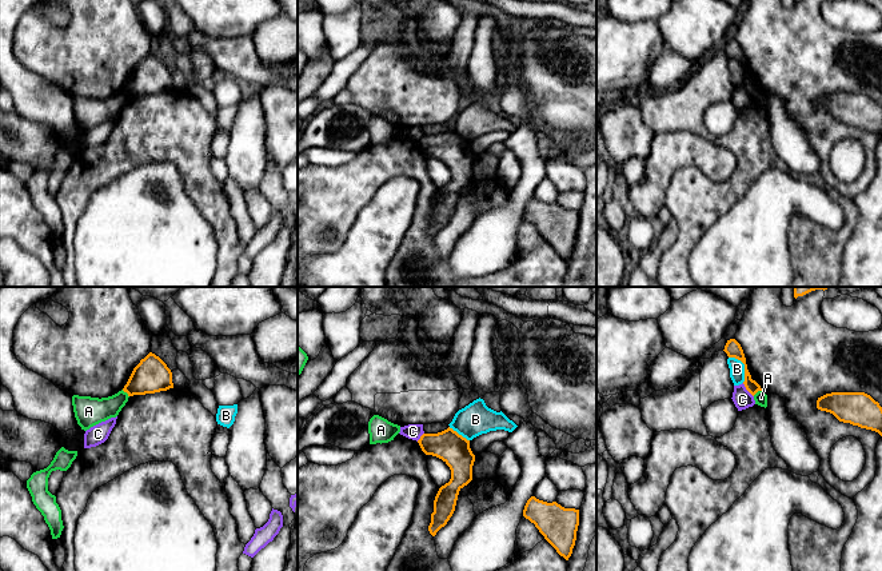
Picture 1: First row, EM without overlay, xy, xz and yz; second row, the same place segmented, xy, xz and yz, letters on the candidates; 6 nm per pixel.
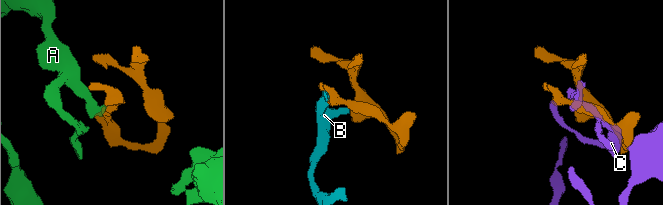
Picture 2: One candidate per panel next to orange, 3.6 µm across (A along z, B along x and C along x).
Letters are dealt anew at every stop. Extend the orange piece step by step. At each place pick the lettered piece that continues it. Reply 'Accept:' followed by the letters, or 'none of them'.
Accept: none of them

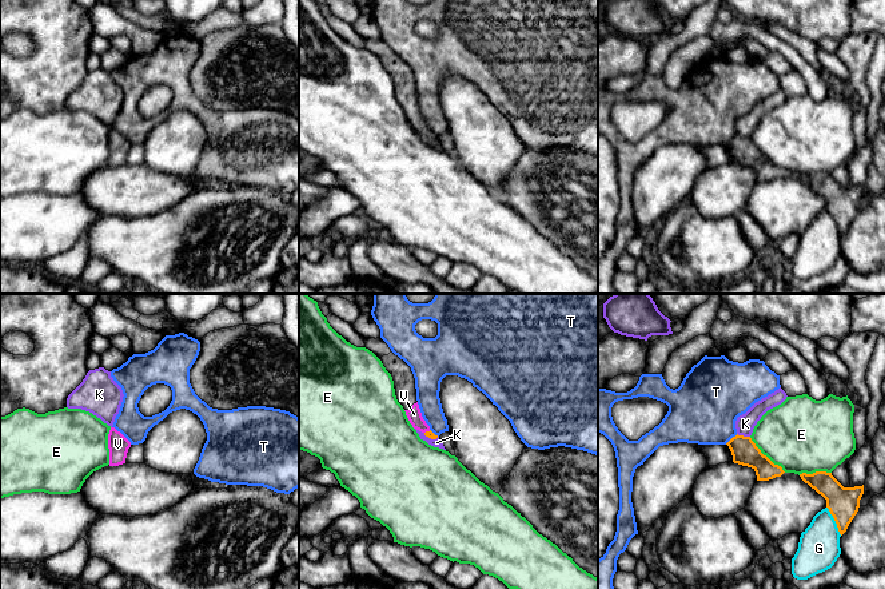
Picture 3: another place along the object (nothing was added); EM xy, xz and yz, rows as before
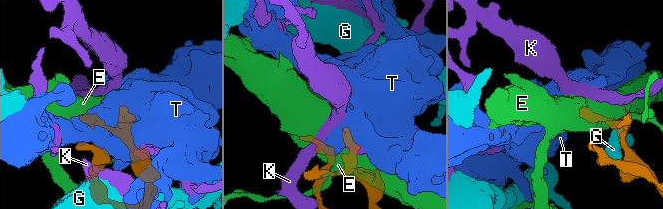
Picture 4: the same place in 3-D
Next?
Accept: V

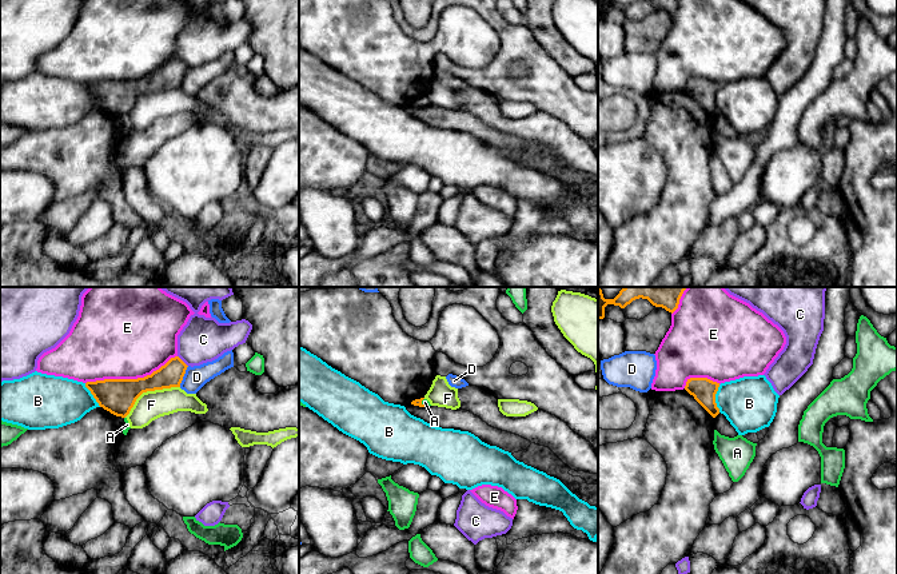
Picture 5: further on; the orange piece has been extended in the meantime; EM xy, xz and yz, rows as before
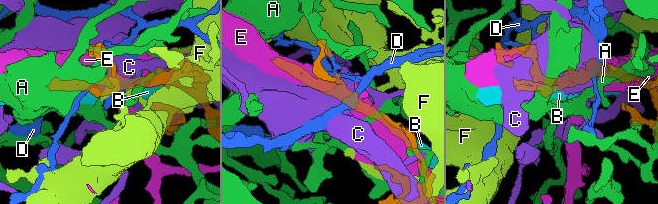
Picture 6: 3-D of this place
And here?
Accept: none of them

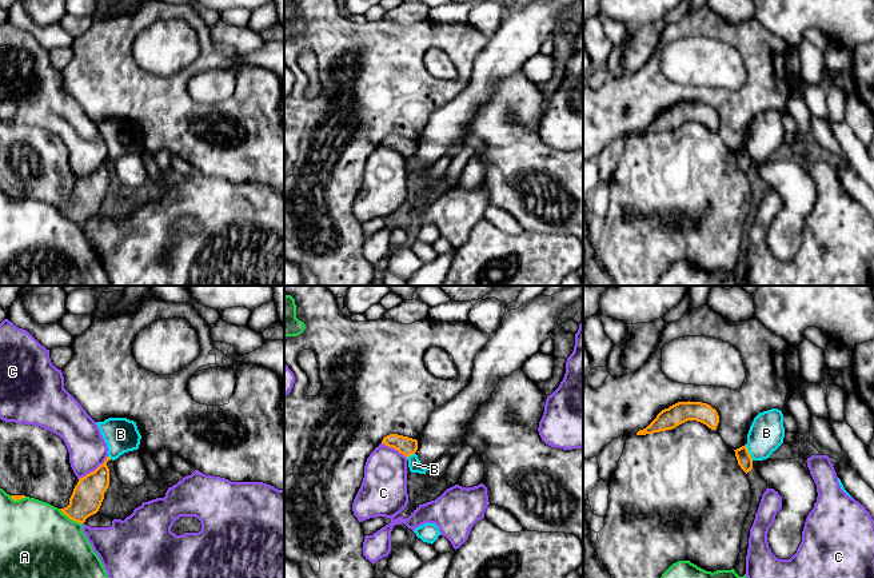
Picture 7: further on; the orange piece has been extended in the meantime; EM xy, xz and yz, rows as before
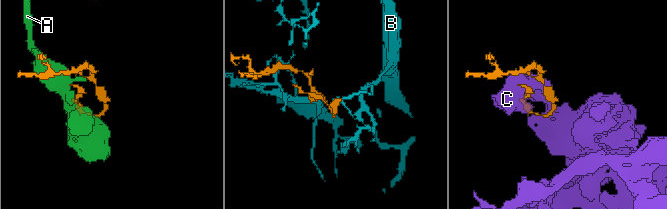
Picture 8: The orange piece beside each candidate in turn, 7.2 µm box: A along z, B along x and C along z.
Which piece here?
Accept: none of them

